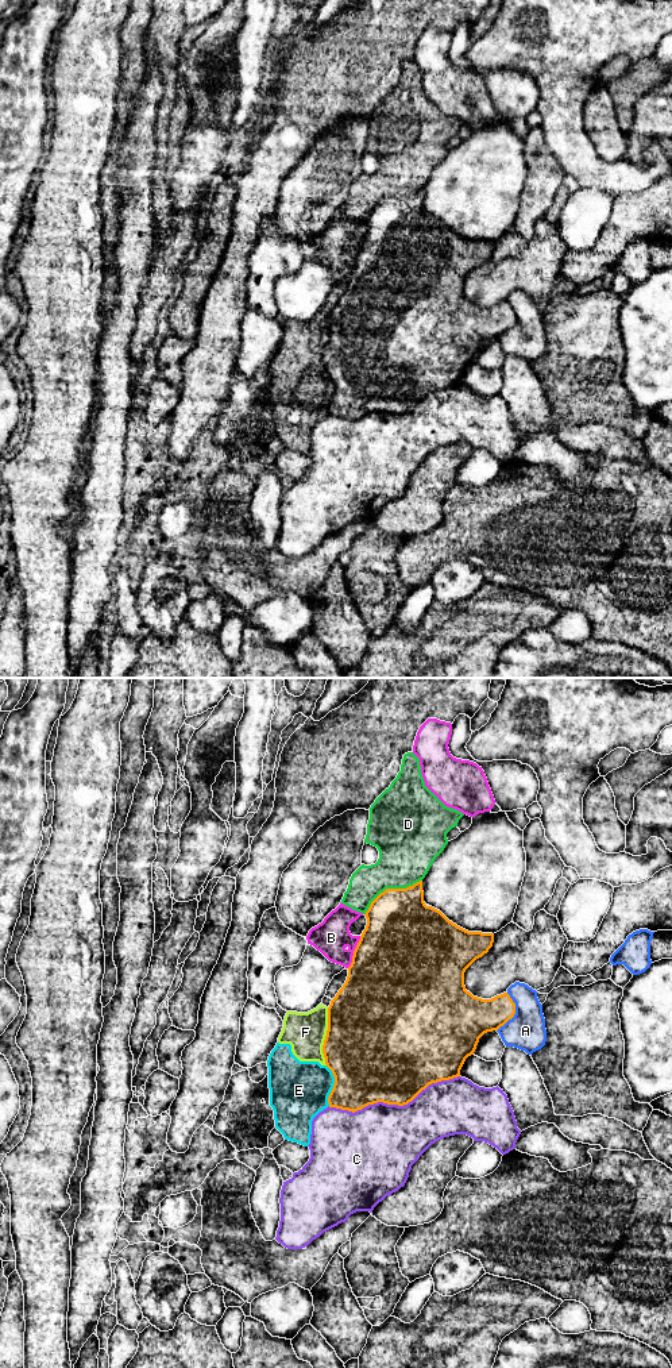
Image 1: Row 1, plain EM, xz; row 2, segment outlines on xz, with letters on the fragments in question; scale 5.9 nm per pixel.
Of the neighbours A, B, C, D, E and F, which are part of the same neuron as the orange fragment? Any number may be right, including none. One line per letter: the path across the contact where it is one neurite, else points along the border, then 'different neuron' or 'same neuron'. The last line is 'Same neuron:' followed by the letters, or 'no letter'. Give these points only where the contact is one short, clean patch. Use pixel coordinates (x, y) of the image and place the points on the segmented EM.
A: different neuron
B: different neuron
C: different neuron
D: different neuron
E: different neuron
F: different neuron
Same neuron: no letter

